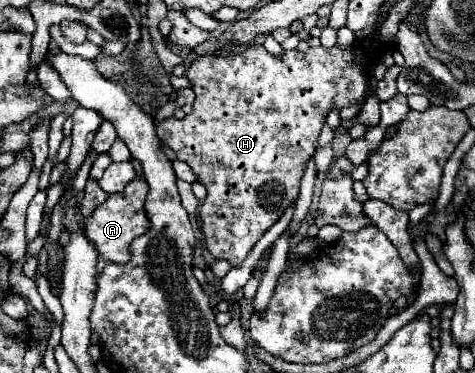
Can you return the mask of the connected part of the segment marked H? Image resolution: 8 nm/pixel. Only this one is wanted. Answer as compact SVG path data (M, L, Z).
M364 41L362 51L368 55L362 65L352 61L352 49L308 49L300 53L296 49L284 51L278 59L262 45L248 45L240 53L230 55L200 55L186 69L186 79L196 95L194 111L184 119L168 117L156 125L156 135L162 145L170 147L180 161L188 163L196 179L208 189L208 197L202 203L200 219L206 237L206 249L216 257L238 267L256 241L280 219L280 215L296 203L300 181L306 171L308 159L314 155L316 139L332 107L348 107L360 103L366 91L368 65L380 61L384 49Z

